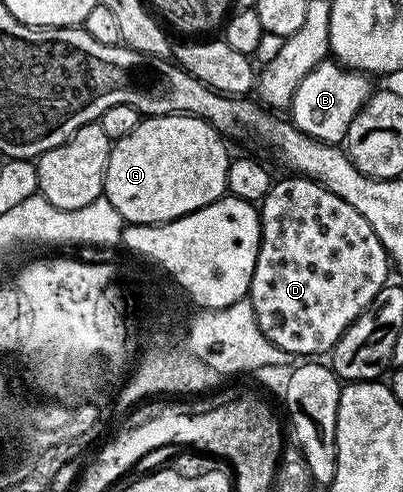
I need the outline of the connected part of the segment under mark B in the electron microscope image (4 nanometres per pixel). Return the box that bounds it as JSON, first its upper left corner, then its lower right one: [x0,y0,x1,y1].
[287,60,374,144]

